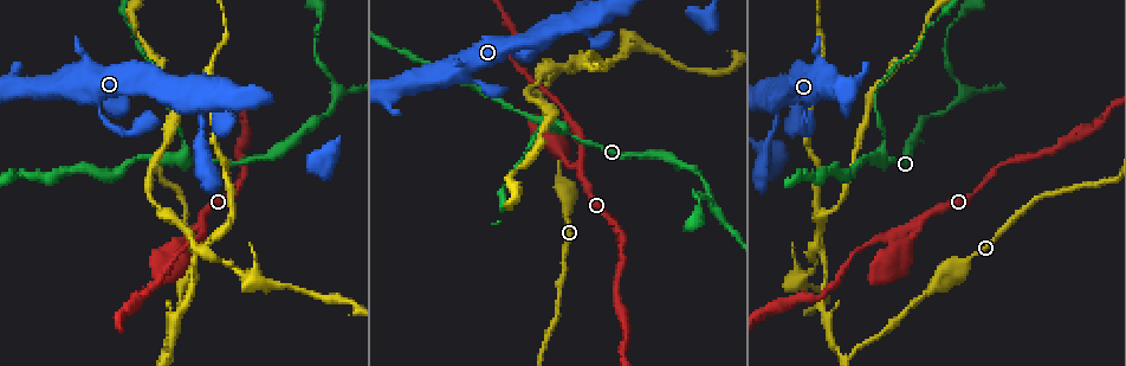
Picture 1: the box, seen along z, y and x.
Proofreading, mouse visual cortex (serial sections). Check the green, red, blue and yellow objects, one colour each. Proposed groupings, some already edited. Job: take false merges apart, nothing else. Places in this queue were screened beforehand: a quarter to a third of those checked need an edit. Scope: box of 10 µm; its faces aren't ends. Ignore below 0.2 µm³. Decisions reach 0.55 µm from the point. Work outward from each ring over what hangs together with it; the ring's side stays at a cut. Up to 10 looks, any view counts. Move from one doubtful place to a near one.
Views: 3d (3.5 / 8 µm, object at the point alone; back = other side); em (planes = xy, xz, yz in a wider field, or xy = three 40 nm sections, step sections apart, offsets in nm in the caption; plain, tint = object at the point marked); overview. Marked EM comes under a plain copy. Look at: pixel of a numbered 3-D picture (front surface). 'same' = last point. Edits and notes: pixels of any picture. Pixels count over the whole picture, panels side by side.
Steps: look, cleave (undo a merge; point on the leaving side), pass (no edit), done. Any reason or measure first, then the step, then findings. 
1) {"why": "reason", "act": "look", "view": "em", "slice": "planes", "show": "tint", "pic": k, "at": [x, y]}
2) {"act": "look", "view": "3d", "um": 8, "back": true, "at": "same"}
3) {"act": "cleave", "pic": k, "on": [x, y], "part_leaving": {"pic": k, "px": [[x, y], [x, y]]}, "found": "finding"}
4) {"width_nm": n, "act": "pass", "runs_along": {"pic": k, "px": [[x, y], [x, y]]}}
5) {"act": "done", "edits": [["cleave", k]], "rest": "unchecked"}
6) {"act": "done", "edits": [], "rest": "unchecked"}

{"why": "a fork", "act": "look", "view": "3d", "um": 3.5, "pic": 1, "at": [199, 222]}

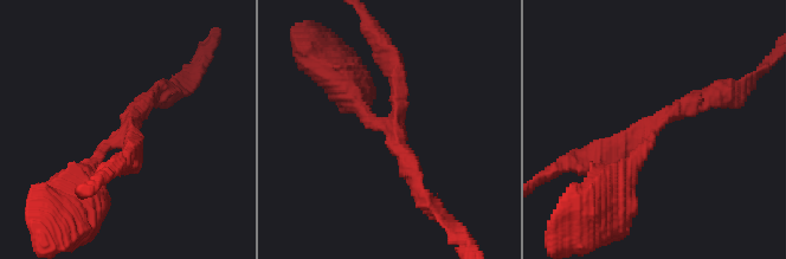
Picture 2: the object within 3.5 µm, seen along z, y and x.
{"arms": 3, "arm_widths_nm": [200, 250, 300], "why": "need the tissue", "act": "look", "view": "em", "slice": "xy", "step": 2, "show": "tint", "pic": 2, "at": [651, 128]}

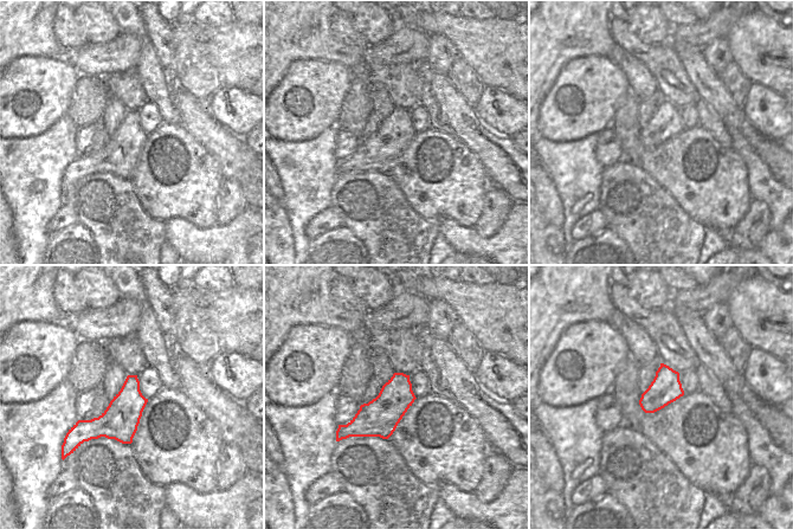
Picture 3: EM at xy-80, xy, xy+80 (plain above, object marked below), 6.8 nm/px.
{"width_nm": 260, "act": "pass", "runs_along": {"pic": 2, "px": [[709, 94], [655, 123], [618, 181]]}, "found": "all the same cell"}

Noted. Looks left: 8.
{"why": "abrupt turn", "act": "look", "view": "3d", "um": 3.5, "back": true, "pic": 1, "at": [819, 251]}

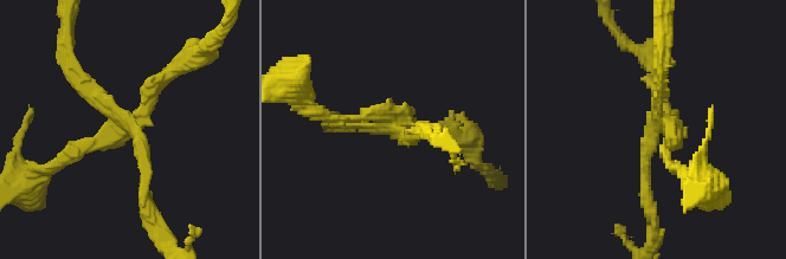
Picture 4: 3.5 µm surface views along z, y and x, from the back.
{"act": "look", "view": "em", "slice": "xy", "step": 1, "show": "tint", "pic": 4, "at": [394, 125]}

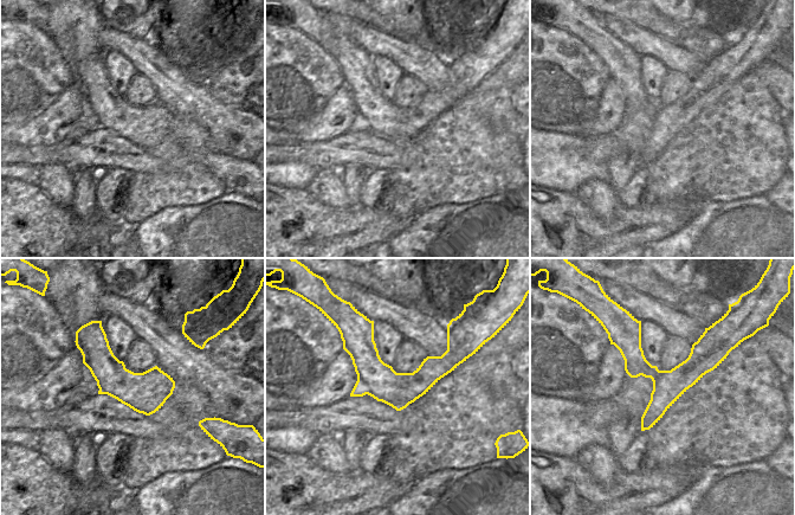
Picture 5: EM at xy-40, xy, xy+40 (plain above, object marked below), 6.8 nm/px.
{"act": "cleave", "pic": 4, "on": [155, 79], "part_leaving": {"pic": 4, "px": [[140, 112], [150, 86], [208, 44]]}, "found": "two cells meet here"}

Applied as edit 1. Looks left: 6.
{"why": "redraw", "act": "look", "view": "overview"}

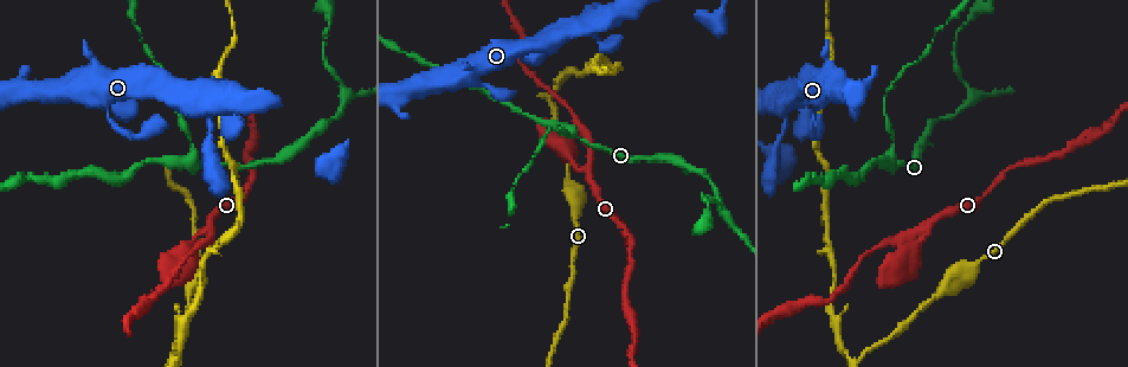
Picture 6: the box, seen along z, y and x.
{"why": "two arms in line, one across", "act": "look", "view": "3d", "um": 3.5, "pic": 6, "at": [205, 106]}

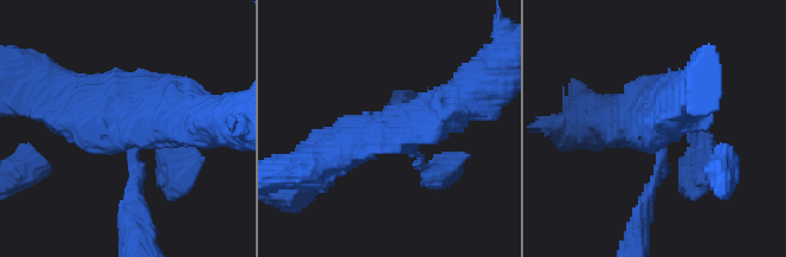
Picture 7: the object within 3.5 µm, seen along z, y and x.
{"why": "shape alone is not enough", "act": "look", "view": "em", "slice": "xy", "step": 1, "show": "tint", "pic": 7, "at": [128, 133]}

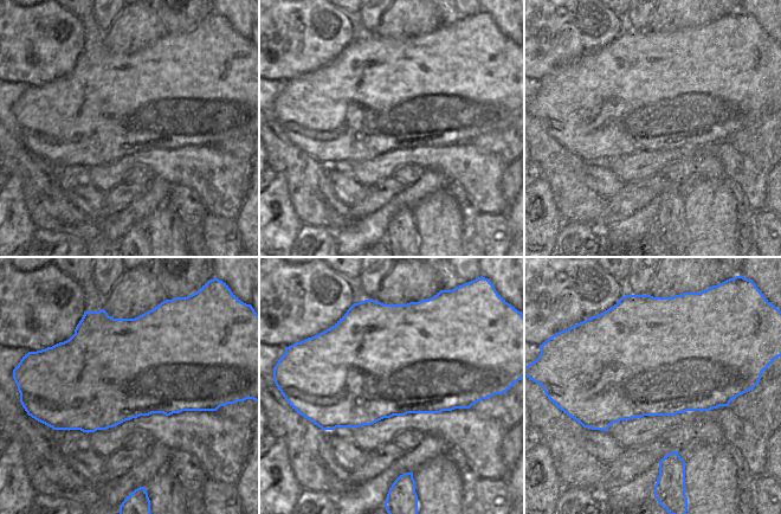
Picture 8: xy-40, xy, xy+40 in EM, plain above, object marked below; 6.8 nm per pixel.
{"act": "pass", "runs_along": {"pic": 7, "px": [[327, 158], [348, 140], [465, 101]]}, "found": "all the same cell"}

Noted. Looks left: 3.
{"act": "look", "view": "3d", "um": 3.5, "pic": 6, "at": [193, 160]}

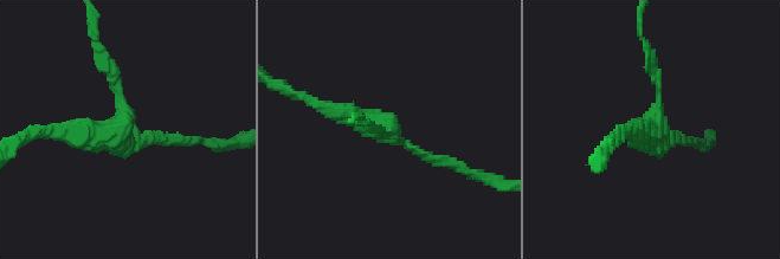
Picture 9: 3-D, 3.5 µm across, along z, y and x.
{"arms": 3, "arm_widths_nm": [100, 150, 250], "act": "look", "view": "em", "slice": "xy", "step": 1, "show": "tint", "pic": 9, "at": [656, 134]}

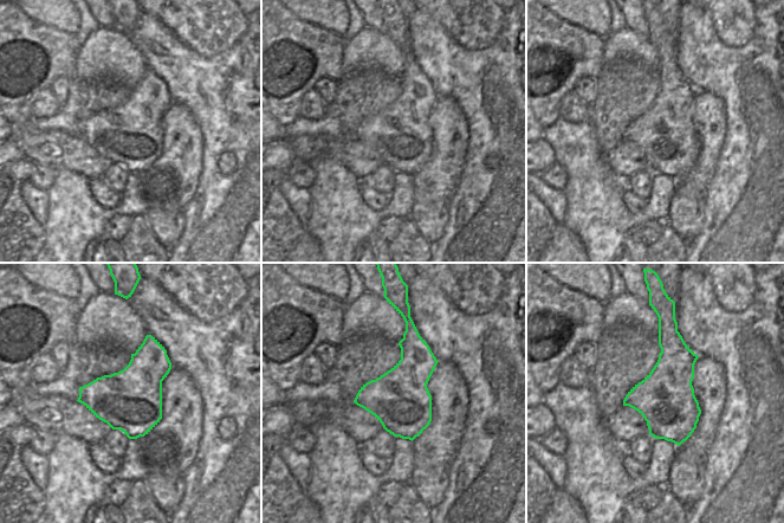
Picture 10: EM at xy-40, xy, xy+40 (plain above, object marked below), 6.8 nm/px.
{"act": "pass", "runs_along": {"pic": 9, "px": [[456, 164], [314, 102]]}, "found": "one cell here"}

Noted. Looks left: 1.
{"act": "done", "edits": [["cleave", 4]], "rest": "unchecked"}

